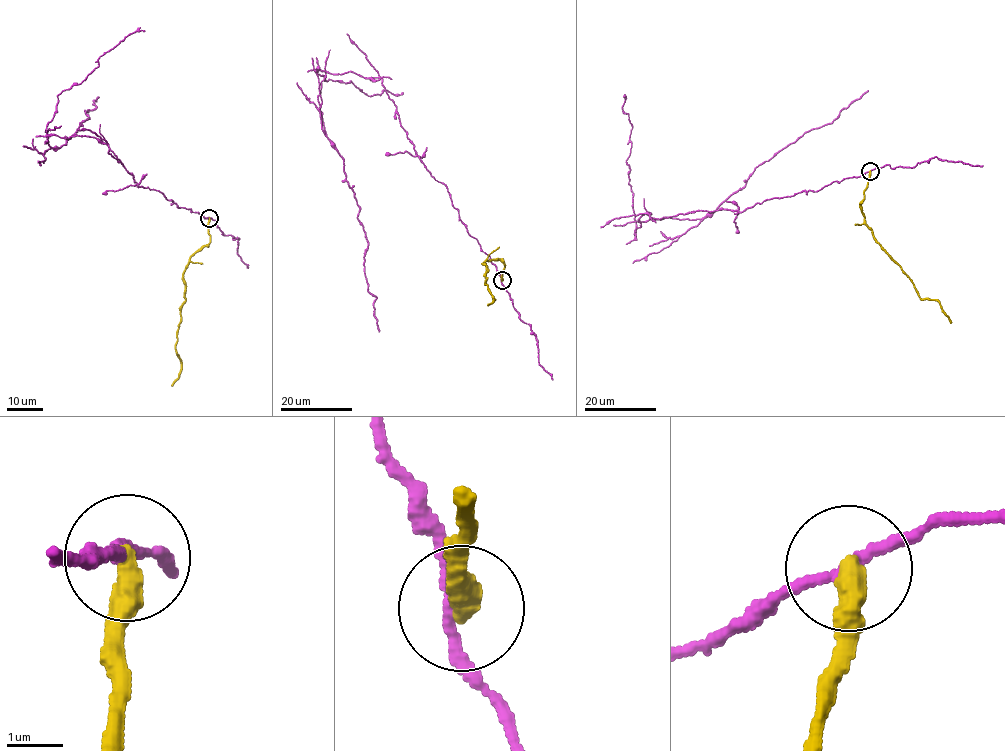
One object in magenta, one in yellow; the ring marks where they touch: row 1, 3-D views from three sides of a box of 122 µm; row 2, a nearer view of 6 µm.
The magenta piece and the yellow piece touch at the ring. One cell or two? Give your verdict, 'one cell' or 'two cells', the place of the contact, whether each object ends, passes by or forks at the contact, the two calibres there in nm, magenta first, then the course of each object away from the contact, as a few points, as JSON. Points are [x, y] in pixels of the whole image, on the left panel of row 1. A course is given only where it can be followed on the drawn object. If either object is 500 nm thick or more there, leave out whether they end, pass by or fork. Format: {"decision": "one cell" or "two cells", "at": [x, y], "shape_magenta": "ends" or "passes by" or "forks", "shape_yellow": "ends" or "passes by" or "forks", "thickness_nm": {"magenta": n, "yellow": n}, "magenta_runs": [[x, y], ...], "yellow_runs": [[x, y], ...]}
{"decision": "two cells", "at": [209, 218], "shape_magenta": "passes by", "shape_yellow": "ends", "thickness_nm": {"magenta": 190, "yellow": 440}, "magenta_runs": [[209, 218], [136, 185], [95, 137], [58, 137], [54, 128], [46, 130], [48, 145], [66, 144], [99, 97]], "yellow_runs": [[209, 218], [210, 242], [196, 251], [184, 269], [185, 303], [181, 310], [176, 351], [181, 373], [172, 386]]}

